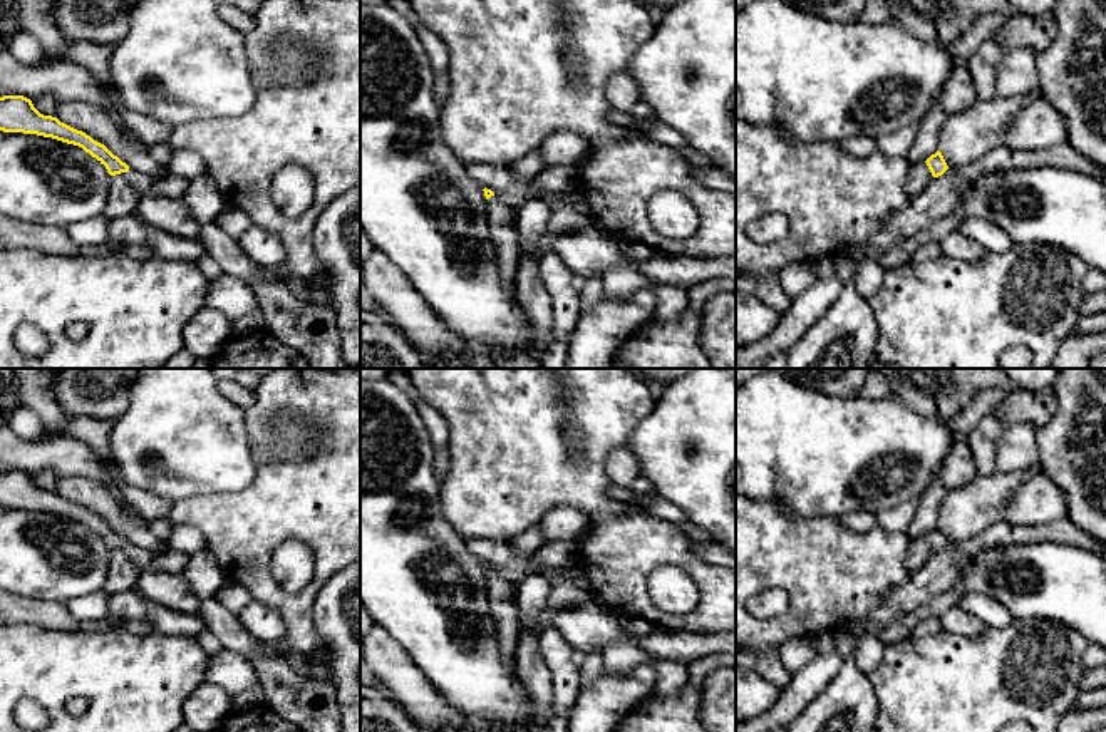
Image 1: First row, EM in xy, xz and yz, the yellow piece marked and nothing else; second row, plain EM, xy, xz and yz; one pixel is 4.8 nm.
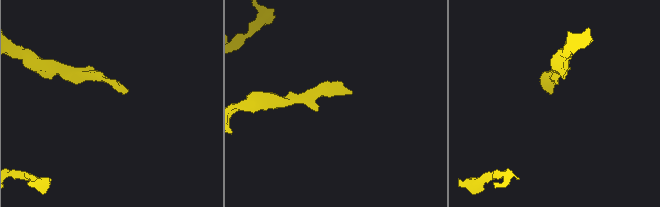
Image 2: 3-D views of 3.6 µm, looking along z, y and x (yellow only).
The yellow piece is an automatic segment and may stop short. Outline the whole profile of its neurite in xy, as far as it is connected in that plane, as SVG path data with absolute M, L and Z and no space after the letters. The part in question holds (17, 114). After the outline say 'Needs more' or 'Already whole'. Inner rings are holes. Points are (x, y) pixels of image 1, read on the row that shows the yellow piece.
M23 95L0 97L0 131L37 134L79 146L104 164L111 176L129 171L129 166L114 156L104 144L60 122L57 117L40 114L32 101Z. Already whole

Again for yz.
M940 151L932 154L925 162L910 164L905 183L907 194L910 198L918 196L933 178L942 176L947 169L948 166Z. Needs more

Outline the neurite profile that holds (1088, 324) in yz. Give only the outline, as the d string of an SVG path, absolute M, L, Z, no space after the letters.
M1106 310L1096 315L1081 315L1074 327L1074 333L1078 335L1089 335L1104 330L1106 330Z

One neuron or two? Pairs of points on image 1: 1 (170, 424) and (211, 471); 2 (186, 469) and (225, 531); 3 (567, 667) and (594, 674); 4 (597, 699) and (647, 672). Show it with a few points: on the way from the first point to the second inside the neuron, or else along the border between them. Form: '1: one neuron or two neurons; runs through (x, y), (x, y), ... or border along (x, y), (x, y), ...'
1: one neuron; runs through (181, 436), (205, 459)
2: two neurons; border along (240, 489), (186, 496), (175, 503)
3: two neurons; border along (578, 667), (580, 687)
4: one neuron; runs through (609, 699), (635, 684)

